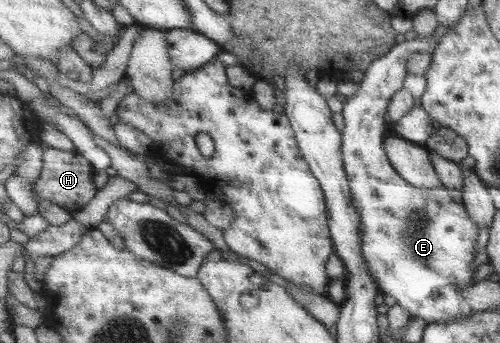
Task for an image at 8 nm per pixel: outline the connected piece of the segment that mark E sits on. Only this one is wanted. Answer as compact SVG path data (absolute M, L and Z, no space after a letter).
M432 35L416 36L409 41L394 43L384 55L370 62L370 66L363 71L363 79L357 84L356 92L343 99L341 111L344 128L341 131L340 155L350 187L350 199L359 216L360 255L364 257L368 273L374 277L378 291L394 297L396 305L404 308L409 315L423 319L426 324L466 319L474 314L459 293L472 285L474 269L470 265L474 259L478 228L469 219L462 203L452 201L449 190L444 186L434 189L415 188L404 181L387 160L382 142L384 131L388 128L385 121L386 105L392 94L403 88L406 58L414 52L431 52L435 45Z

